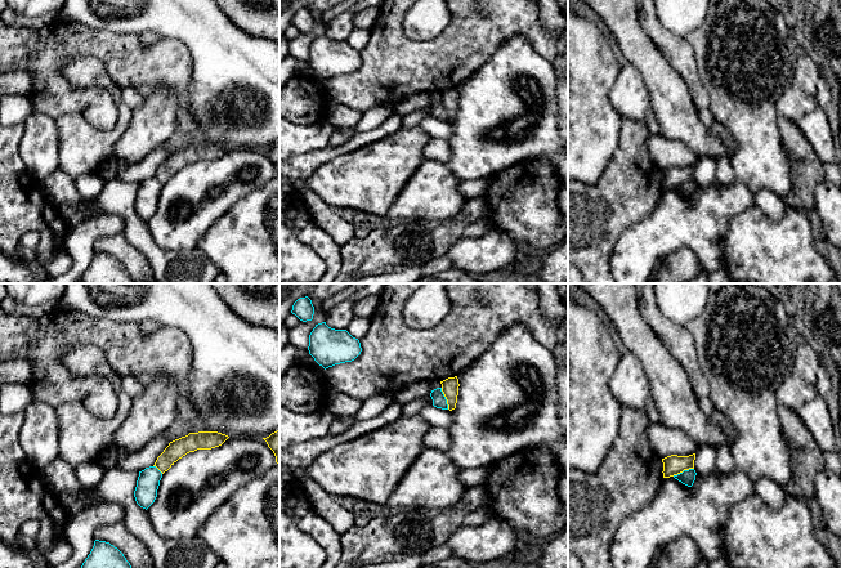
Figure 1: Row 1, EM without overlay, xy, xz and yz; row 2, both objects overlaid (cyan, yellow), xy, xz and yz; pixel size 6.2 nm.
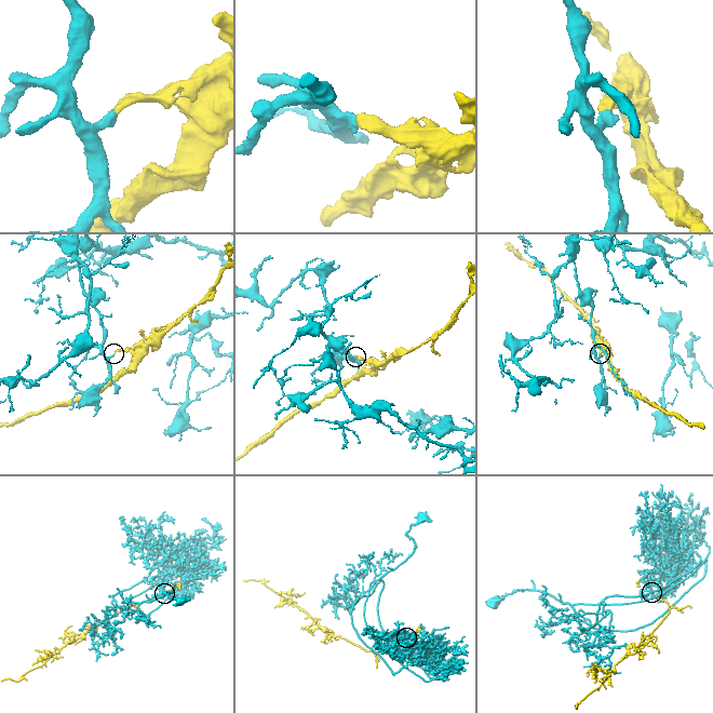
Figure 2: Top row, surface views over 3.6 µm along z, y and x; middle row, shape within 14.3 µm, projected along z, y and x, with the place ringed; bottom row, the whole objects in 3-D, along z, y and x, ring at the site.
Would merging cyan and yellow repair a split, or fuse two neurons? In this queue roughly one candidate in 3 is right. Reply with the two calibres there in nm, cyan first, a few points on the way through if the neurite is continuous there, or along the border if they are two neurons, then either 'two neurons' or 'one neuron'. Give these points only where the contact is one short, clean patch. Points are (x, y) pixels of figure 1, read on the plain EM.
90 nm thick on the cyan side, 110 nm on the other; border along xz (441, 99), (448, 120); two neurons

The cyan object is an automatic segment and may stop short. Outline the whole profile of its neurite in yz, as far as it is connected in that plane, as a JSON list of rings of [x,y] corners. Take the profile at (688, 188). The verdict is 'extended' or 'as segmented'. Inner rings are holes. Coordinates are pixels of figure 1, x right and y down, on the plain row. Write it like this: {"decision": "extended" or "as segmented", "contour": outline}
{"decision": "as segmented", "contour": [[[689,180],[689,182],[684,182],[683,184],[677,185],[677,187],[674,187],[674,189],[688,198],[692,198],[695,192],[695,187],[697,187],[695,182]]]}

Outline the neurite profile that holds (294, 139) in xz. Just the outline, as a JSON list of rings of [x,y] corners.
[[[279,117],[279,160],[327,147],[335,129],[327,121],[304,126]]]

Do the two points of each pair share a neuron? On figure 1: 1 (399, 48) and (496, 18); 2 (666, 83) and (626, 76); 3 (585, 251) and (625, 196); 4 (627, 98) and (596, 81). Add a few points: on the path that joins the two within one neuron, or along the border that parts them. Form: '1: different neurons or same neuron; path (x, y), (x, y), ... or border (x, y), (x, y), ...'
1: same neuron; path (424, 50), (457, 50), (472, 36)
2: different neurons; border (629, 63), (643, 79), (652, 107)
3: same neuron; path (585, 237), (611, 210)
4: different neurons; border (622, 66), (609, 93), (611, 104), (621, 117)

